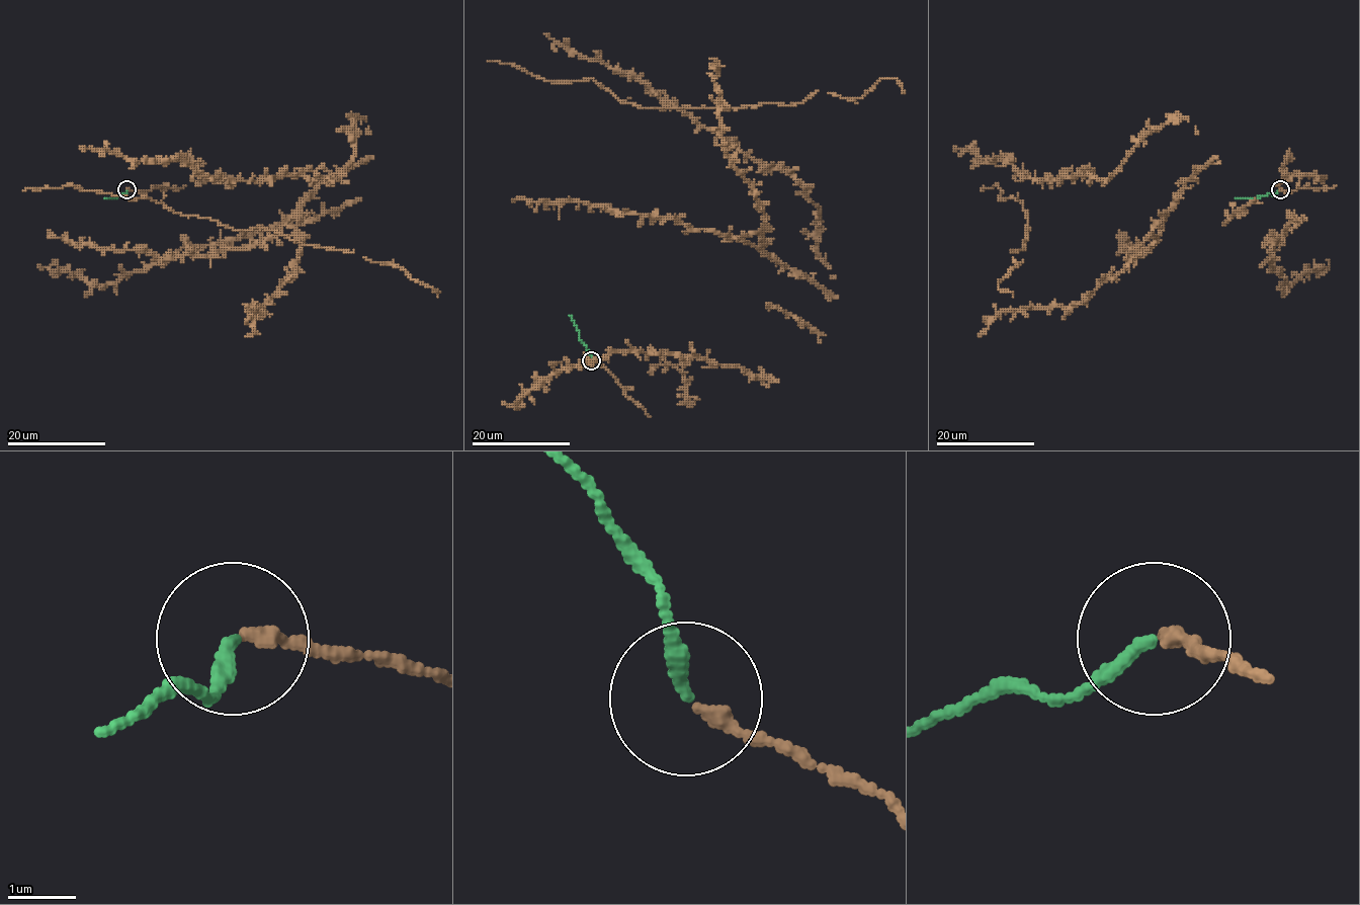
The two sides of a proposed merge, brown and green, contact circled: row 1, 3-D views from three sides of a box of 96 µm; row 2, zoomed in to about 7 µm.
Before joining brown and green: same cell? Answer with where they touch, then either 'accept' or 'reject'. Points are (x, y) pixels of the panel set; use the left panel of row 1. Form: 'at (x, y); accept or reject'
at (126, 189); accept

